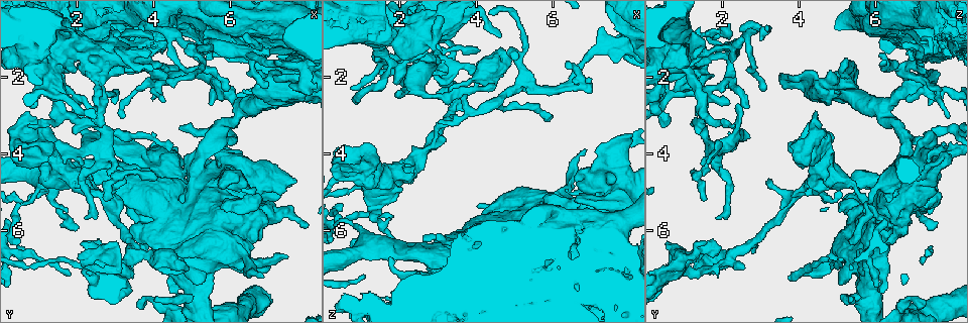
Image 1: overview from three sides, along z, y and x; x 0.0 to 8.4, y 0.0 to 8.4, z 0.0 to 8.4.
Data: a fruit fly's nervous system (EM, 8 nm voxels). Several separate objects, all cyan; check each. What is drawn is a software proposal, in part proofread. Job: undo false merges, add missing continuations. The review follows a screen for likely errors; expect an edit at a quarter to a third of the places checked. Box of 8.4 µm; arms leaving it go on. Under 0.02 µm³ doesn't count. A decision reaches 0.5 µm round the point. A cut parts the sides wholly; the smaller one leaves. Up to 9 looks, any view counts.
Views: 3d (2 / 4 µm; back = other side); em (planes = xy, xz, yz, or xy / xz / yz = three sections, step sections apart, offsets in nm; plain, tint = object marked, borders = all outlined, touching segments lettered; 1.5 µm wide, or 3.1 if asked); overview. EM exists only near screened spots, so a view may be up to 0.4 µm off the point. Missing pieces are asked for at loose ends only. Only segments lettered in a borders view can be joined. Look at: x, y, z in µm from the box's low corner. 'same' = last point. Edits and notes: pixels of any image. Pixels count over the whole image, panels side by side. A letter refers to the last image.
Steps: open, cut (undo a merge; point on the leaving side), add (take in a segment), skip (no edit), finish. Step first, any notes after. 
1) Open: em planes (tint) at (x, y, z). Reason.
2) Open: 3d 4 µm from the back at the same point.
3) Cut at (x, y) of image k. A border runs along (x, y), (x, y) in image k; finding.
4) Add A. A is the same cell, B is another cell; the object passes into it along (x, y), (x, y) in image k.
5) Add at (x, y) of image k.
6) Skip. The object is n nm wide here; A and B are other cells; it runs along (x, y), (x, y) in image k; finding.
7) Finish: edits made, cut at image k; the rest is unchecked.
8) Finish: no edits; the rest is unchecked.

Open: 3d 4 µm at (3.35, 4.75, 3.20). Branch stops here.

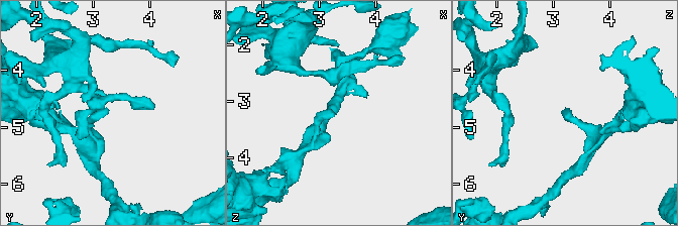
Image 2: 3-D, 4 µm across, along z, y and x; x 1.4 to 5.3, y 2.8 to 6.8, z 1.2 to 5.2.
Open: em xy step 8 (plain) at (3.30, 4.75, 3.20). Now the EM.

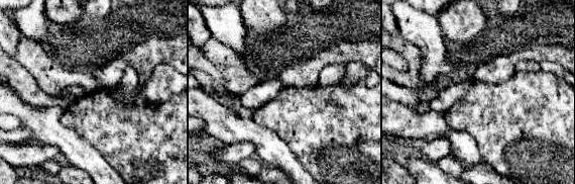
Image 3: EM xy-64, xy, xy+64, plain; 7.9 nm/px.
Open: em xy step 8 (borders) at the same point. See the neighbours.

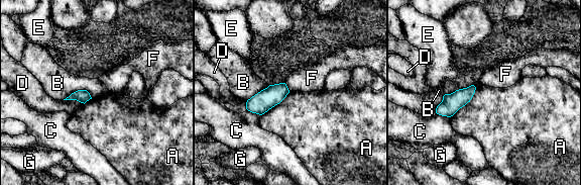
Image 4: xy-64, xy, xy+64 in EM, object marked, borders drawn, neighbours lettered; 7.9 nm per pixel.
Skip. The object is 90 nm wide here; A, B, C, D, E, F and G are other cells; a border runs along (473, 84), (473, 96), (450, 117) in image 4; none of them fits.

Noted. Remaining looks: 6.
Open: 3d 4 µm from the back at (2.90, 6.35, 0.60). Free end.

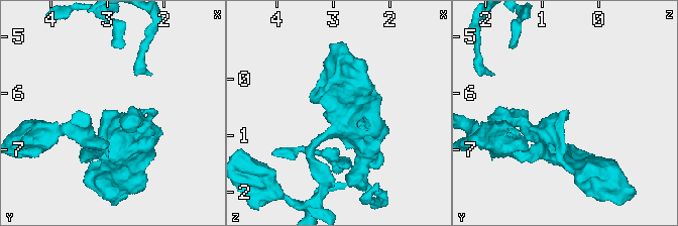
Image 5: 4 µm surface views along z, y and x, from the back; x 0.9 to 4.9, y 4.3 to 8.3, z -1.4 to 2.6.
Open: em xy step 8 (tint) at (2.90, 6.30, 0.60). The arms are 240, 300 nm wide; shape alone is not enough.

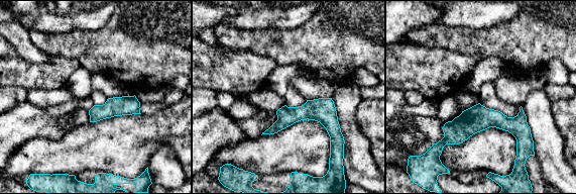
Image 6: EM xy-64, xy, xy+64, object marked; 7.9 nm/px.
Open: em xy step 8 (borders) at the same point.

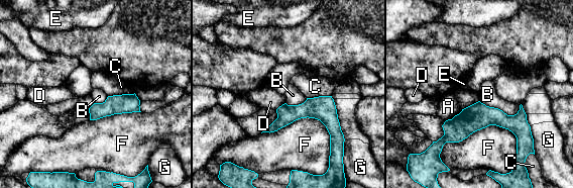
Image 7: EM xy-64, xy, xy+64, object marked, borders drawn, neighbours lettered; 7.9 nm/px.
Skip. A, B, C, D, E, F and G are other cells; it runs along (453, 121), (508, 121), (530, 148) in image 7; none of them fits.

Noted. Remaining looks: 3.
Open: 3d 4 µm at (3.40, 6.70, 2.25). Two arms in line, one across.

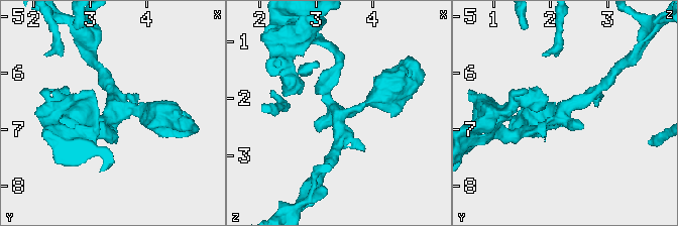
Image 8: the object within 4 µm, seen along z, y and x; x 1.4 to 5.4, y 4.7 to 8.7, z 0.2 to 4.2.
Open: em planes (borders) at (3.40, 6.70, 2.20).

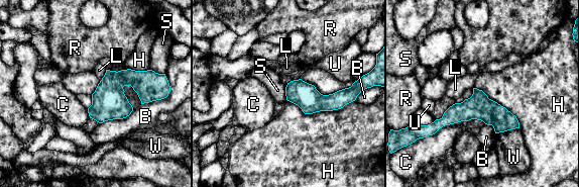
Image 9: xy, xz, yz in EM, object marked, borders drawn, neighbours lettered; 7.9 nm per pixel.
Skip. B, C, H, L, R, S, U and W are other cells; a border runs along (286, 99), (305, 113), (354, 100) in image 9; all the same neuron.

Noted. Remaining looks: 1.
Open: em planes (borders) at (1.85, 7.15, 5.70).

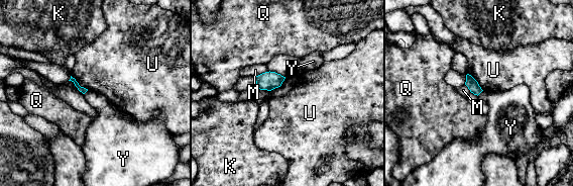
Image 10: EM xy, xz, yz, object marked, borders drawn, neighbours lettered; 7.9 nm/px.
Skip. K, M, Q, U and Y are other cells; no lettered segment goes on from it.

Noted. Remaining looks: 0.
Finish: no edits; the rest is unchecked.

